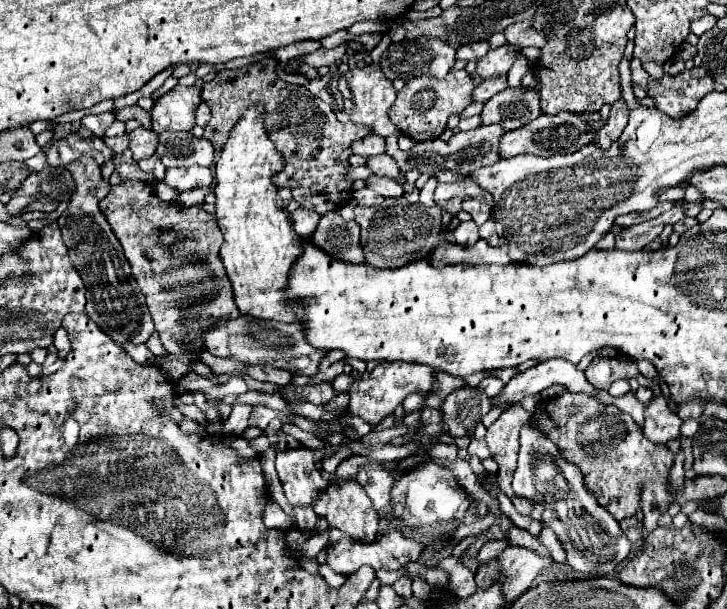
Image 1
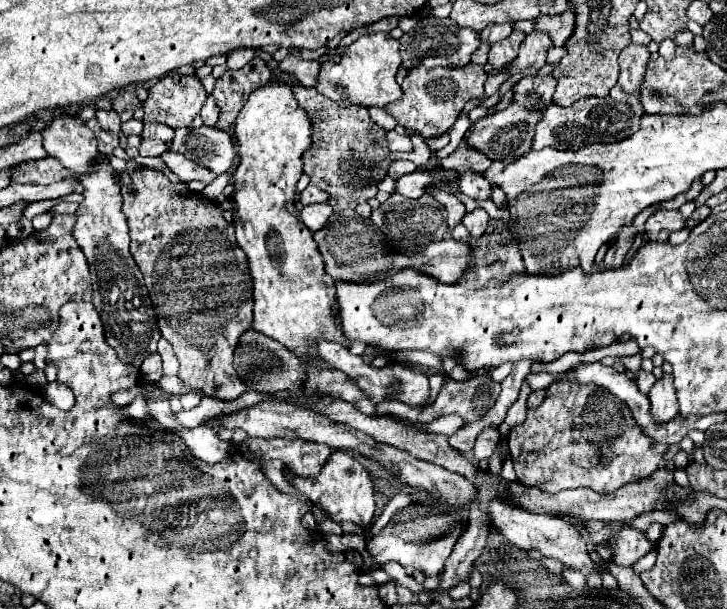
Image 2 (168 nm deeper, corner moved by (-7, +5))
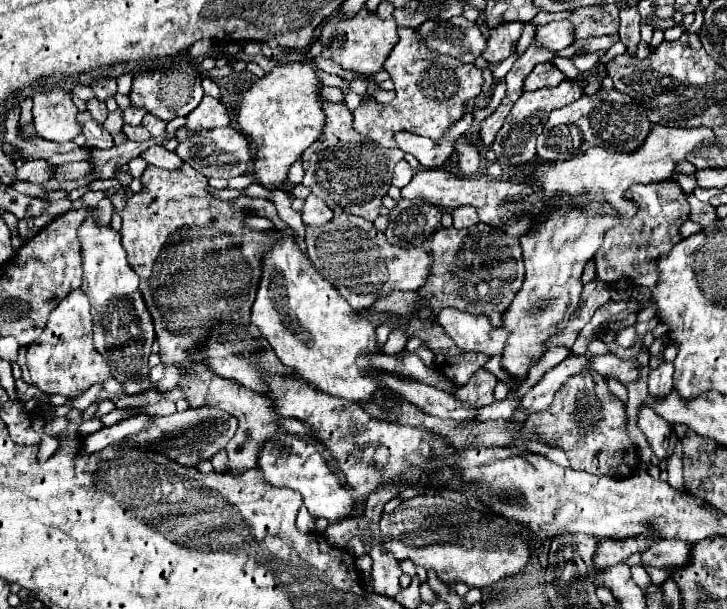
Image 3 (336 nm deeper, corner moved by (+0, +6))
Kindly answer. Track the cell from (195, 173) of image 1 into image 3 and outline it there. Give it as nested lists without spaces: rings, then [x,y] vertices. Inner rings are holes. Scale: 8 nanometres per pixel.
[[[152,146],[152,148],[148,148],[148,150],[142,154],[142,158],[144,158],[148,164],[154,164],[154,166],[164,168],[164,170],[178,170],[178,168],[184,164],[182,158],[176,156],[176,152],[170,152],[170,150],[162,148],[162,146]]]

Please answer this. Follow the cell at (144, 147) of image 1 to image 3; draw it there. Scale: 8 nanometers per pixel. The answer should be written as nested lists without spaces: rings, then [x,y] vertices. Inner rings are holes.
[[[146,114],[146,116],[144,116],[142,126],[146,126],[146,128],[148,128],[148,132],[150,132],[154,138],[156,138],[156,136],[162,136],[162,134],[166,132],[166,122],[158,120],[158,118],[156,118],[156,116],[152,116],[152,114]]]

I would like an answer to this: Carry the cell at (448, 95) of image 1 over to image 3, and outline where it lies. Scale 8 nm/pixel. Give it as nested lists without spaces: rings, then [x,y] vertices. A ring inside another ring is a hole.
[[[412,28],[398,30],[398,36],[400,40],[384,66],[384,70],[388,70],[390,78],[394,80],[396,98],[390,104],[362,100],[362,104],[354,110],[354,130],[386,148],[392,146],[392,134],[400,130],[438,140],[438,136],[442,136],[452,122],[462,118],[462,104],[476,98],[484,82],[480,68],[474,64],[462,64],[452,56],[430,52],[418,42],[418,34]],[[442,66],[446,66],[444,78],[442,72],[438,72]]]

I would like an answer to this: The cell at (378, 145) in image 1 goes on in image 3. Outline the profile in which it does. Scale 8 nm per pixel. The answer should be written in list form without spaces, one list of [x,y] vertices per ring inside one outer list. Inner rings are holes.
[[[464,114],[458,122],[454,122],[446,130],[446,134],[440,140],[422,138],[422,136],[416,136],[410,132],[398,132],[398,134],[394,134],[394,140],[400,150],[416,156],[420,160],[422,168],[434,168],[434,166],[440,166],[454,152],[454,144],[458,140],[458,136],[468,132],[472,122],[474,122],[472,114]]]

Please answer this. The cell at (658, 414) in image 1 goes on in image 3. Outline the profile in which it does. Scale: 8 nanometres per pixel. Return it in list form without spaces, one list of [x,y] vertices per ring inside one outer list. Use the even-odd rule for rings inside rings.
[[[662,362],[656,370],[652,370],[648,378],[648,394],[656,400],[666,398],[672,392],[672,374],[674,366],[668,362]]]

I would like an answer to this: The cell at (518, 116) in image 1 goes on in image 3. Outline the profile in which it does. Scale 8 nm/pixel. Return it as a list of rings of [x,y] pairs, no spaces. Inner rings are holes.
[[[542,62],[536,64],[534,70],[526,76],[524,80],[524,90],[538,90],[538,88],[548,88],[548,86],[558,86],[566,76],[552,64],[552,62]]]

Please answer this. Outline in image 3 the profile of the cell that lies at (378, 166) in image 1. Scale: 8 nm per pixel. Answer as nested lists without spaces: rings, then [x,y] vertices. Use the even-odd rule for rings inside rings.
[[[400,160],[398,164],[396,164],[396,168],[394,168],[394,178],[392,178],[392,186],[396,186],[396,188],[404,188],[410,180],[412,180],[412,168],[410,168],[410,164],[406,162],[406,160]]]

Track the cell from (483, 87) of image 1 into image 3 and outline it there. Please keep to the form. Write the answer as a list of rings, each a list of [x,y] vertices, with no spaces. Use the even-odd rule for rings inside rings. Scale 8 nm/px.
[[[568,20],[562,22],[550,22],[546,26],[538,26],[534,34],[534,44],[542,50],[558,52],[574,42],[572,38],[572,24]]]

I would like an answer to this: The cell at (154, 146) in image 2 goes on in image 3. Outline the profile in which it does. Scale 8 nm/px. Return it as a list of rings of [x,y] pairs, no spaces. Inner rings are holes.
[[[124,126],[124,132],[126,132],[126,136],[128,136],[128,140],[132,140],[132,142],[148,142],[150,140],[150,132],[146,130],[146,128],[142,128],[142,126]]]

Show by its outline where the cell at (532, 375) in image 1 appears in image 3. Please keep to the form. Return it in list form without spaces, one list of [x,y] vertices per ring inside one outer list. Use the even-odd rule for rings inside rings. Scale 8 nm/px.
[[[640,404],[638,406],[638,428],[648,438],[648,444],[652,446],[654,454],[664,460],[666,458],[666,446],[672,434],[672,424],[666,422],[662,416],[658,416],[650,406]]]

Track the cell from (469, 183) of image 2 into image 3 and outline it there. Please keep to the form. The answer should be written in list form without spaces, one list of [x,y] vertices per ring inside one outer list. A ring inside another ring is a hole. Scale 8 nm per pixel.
[[[462,136],[456,142],[456,152],[458,152],[458,170],[464,176],[472,176],[478,170],[480,164],[480,154],[476,150],[476,146],[468,144],[468,140],[464,140]]]

